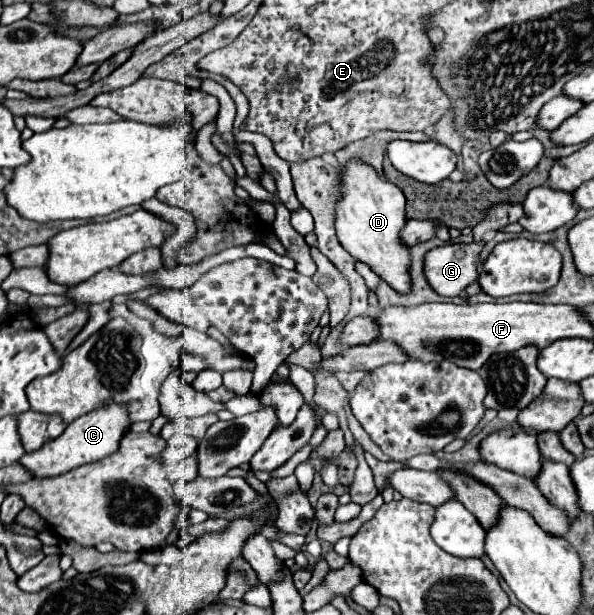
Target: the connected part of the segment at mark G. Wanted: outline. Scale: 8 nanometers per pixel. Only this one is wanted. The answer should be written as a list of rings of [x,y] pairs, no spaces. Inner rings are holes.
[[[484,241],[432,249],[430,255],[426,255],[426,279],[430,279],[434,291],[444,297],[456,297],[474,283],[482,267],[482,247]]]

